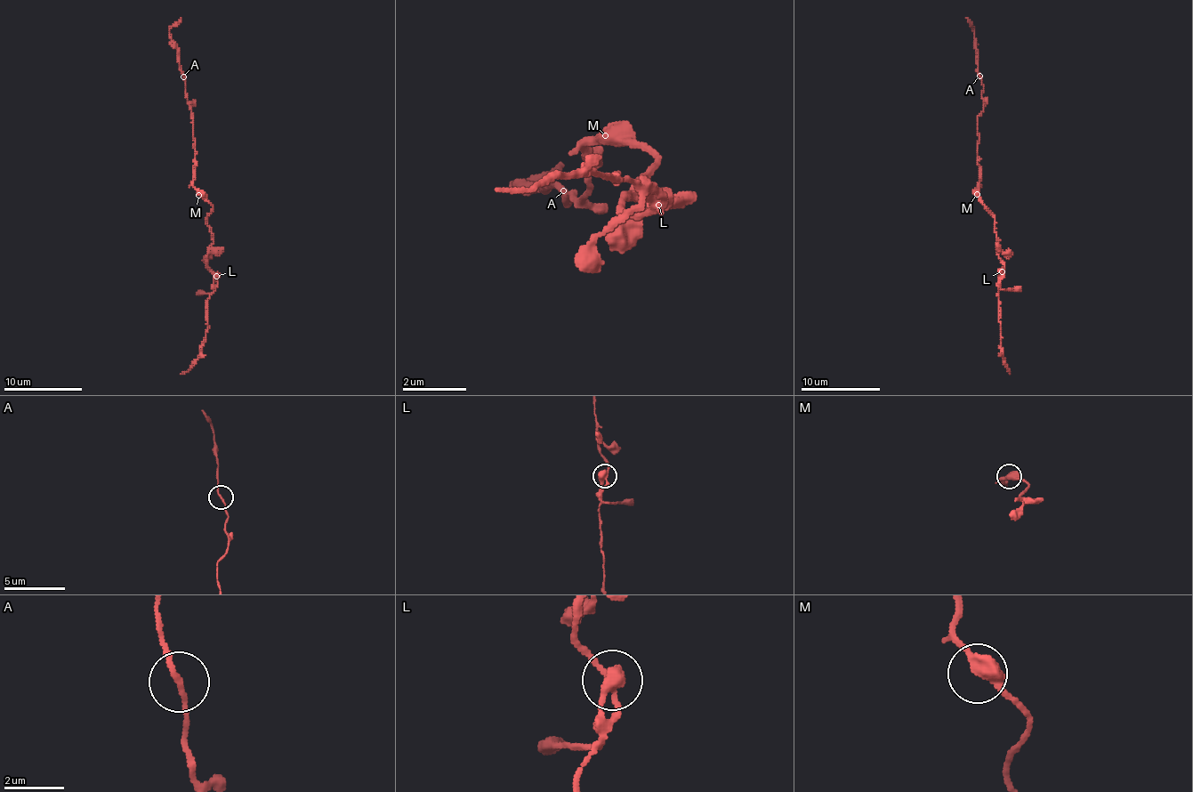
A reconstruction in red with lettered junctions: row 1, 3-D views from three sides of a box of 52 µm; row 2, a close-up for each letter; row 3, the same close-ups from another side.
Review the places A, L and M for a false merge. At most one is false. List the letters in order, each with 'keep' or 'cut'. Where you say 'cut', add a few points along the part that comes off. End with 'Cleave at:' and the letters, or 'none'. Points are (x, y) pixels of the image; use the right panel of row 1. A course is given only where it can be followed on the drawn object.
A: keep
L: keep
M: keep
Cleave at: none

